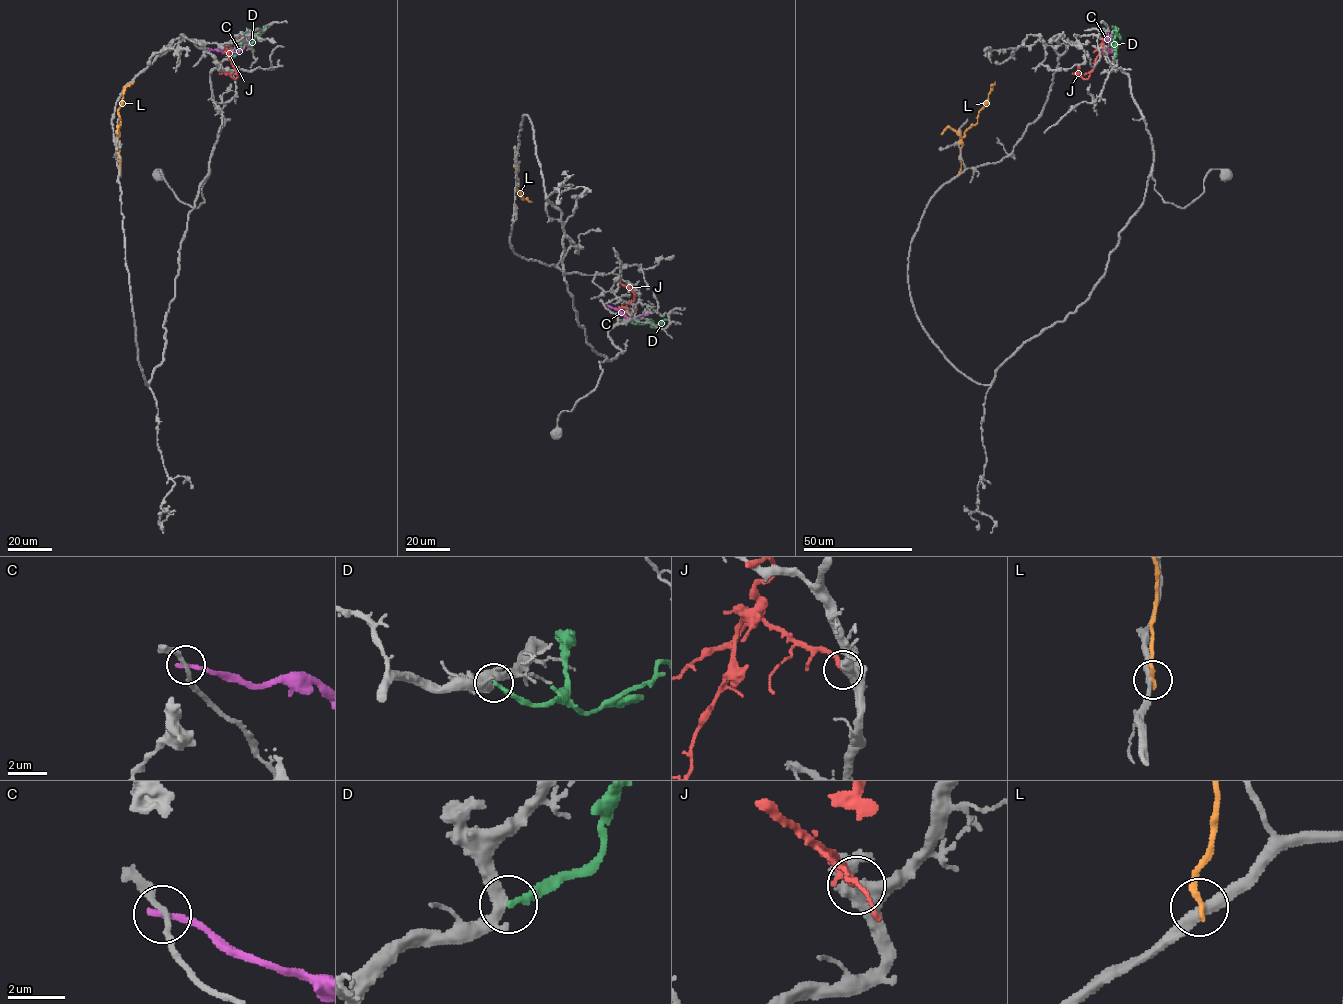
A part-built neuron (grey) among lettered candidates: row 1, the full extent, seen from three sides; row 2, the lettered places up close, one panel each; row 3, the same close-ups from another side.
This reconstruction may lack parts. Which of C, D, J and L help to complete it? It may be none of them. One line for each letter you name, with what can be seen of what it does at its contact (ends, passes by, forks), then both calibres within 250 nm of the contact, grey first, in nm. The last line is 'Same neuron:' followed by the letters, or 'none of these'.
J: it ends there; 480 nm thick on the grey side, 240 nm on the other
Same neuron: J

